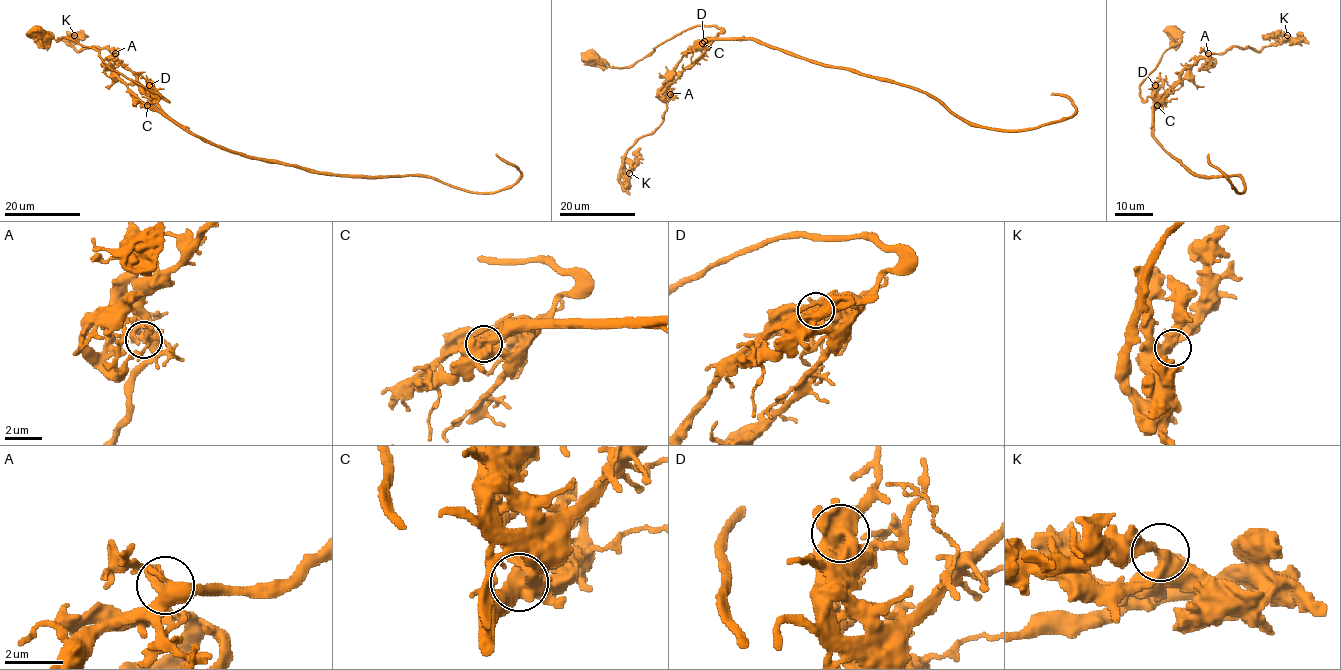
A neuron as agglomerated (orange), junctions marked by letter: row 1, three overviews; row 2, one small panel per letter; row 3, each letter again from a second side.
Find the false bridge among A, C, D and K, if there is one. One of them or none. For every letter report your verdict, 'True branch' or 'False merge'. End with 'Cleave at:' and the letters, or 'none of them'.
A: True branch
C: False merge
D: True branch
K: True branch
Cleave at: C

